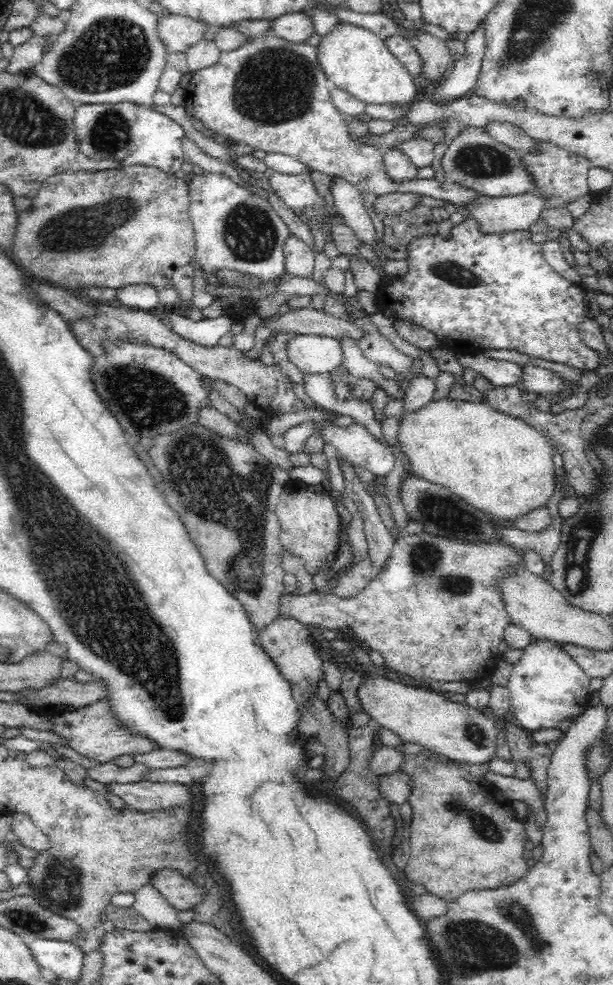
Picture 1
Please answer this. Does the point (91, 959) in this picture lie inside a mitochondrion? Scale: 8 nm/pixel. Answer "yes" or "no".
no

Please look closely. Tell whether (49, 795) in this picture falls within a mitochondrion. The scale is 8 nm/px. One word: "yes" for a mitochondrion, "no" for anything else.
no

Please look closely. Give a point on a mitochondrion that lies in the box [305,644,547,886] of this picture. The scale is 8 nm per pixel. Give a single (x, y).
(485, 823)

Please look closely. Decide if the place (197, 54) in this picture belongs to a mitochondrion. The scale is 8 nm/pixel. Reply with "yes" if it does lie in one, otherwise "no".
no

